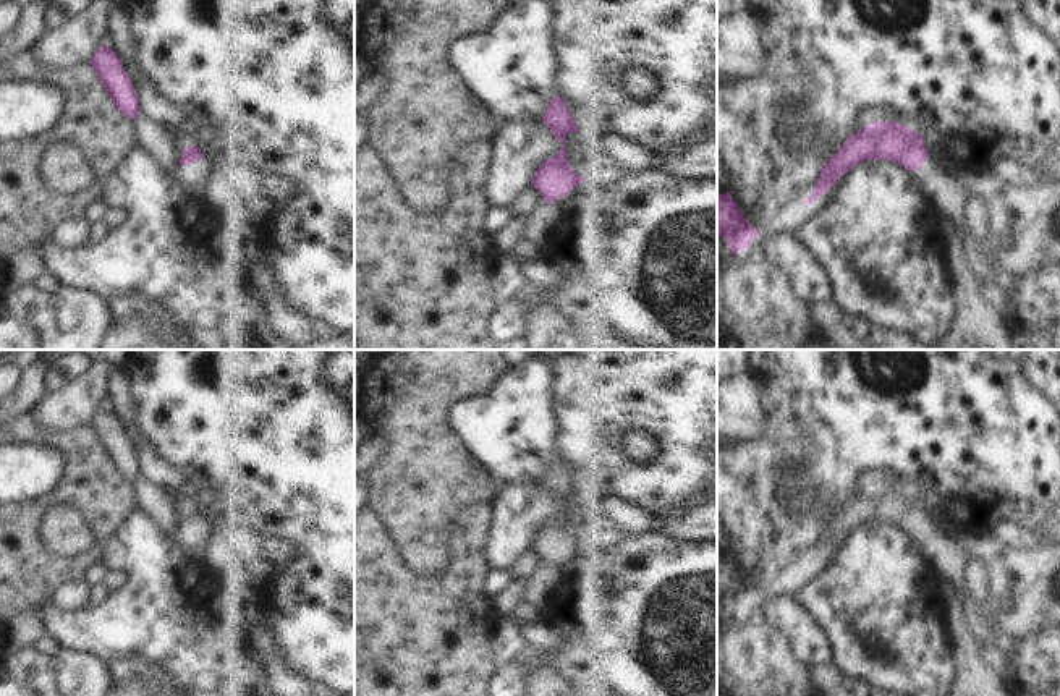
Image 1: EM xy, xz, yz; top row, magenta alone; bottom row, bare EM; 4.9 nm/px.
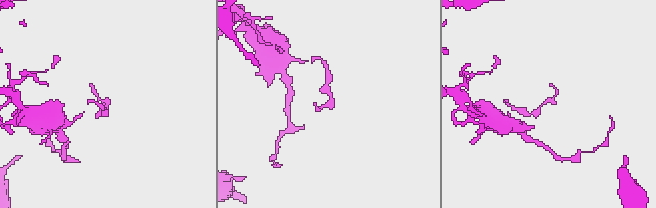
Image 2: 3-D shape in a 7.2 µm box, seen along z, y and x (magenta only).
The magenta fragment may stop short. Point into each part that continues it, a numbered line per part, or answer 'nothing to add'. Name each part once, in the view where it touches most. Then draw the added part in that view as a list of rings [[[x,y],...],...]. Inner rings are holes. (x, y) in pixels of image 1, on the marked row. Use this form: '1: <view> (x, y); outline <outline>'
1: xy (201, 180); outline [[[204,159],[180,167],[175,175],[194,201],[215,201],[228,189],[228,181]]]

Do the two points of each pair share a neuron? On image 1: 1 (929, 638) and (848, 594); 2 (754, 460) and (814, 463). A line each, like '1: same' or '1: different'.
1: same
2: different

